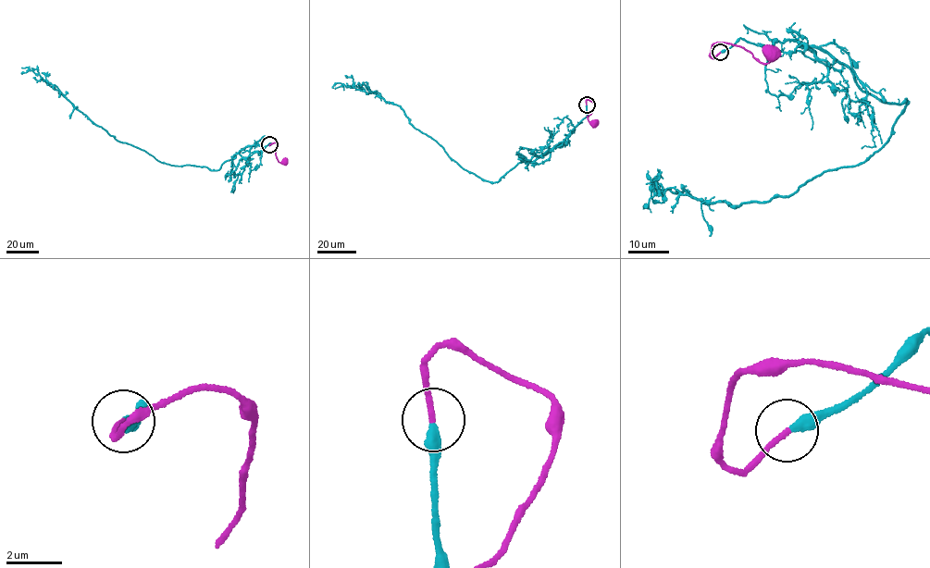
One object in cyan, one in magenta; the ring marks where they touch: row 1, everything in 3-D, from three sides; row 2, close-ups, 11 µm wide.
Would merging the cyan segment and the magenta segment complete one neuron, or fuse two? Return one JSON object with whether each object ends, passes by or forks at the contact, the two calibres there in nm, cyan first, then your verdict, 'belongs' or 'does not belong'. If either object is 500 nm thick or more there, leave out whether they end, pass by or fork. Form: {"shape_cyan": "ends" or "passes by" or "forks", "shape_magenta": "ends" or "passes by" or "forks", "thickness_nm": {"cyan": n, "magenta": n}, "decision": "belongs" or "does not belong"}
{"shape_cyan": "ends", "shape_magenta": "ends", "thickness_nm": {"cyan": 360, "magenta": 180}, "decision": "belongs"}

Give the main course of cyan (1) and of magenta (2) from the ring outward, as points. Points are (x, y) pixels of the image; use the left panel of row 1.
1: (270, 144), (246, 157), (234, 154), (217, 170), (172, 165), (117, 141), (38, 74), (31, 70), (22, 74)
2: (270, 144), (277, 143), (276, 157), (279, 162), (286, 162)

